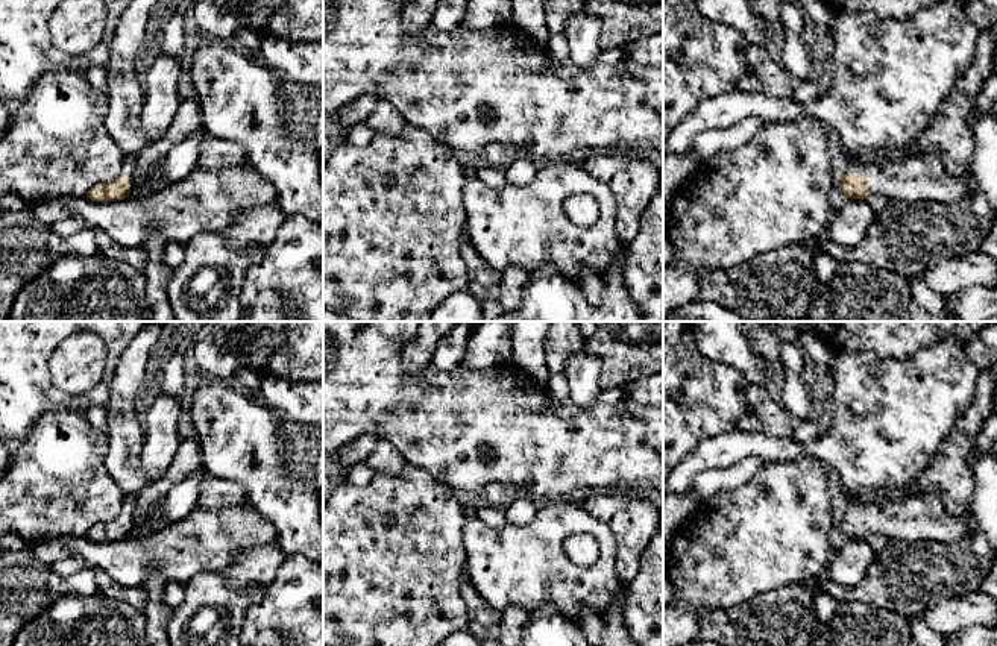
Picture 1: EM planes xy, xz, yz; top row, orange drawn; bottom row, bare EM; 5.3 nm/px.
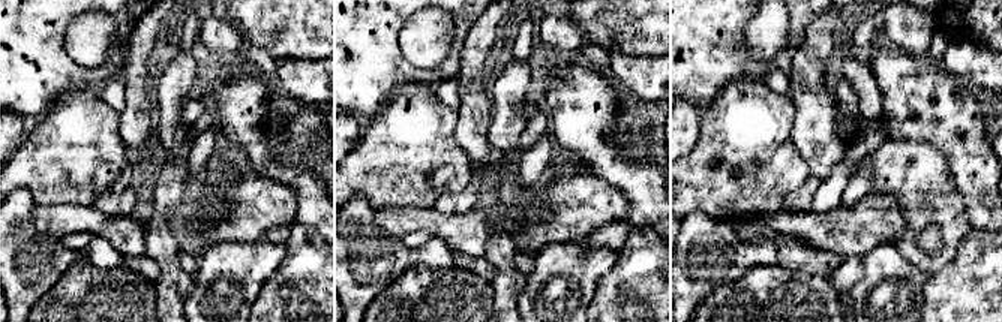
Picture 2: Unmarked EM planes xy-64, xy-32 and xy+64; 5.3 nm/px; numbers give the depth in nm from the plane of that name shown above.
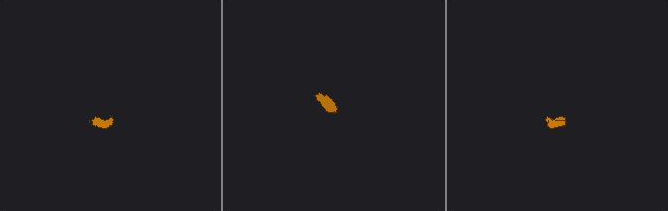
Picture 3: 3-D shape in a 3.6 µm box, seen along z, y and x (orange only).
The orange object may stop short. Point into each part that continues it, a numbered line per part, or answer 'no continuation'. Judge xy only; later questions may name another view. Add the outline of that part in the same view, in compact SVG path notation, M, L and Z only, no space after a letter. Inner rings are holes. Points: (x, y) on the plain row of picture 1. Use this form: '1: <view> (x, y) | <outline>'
1: xy (129, 504) | M126 496L124 500L123 500L123 505L121 505L121 513L126 513L129 516L131 526L132 526L135 506L137 506L137 499L131 497L131 496Z

